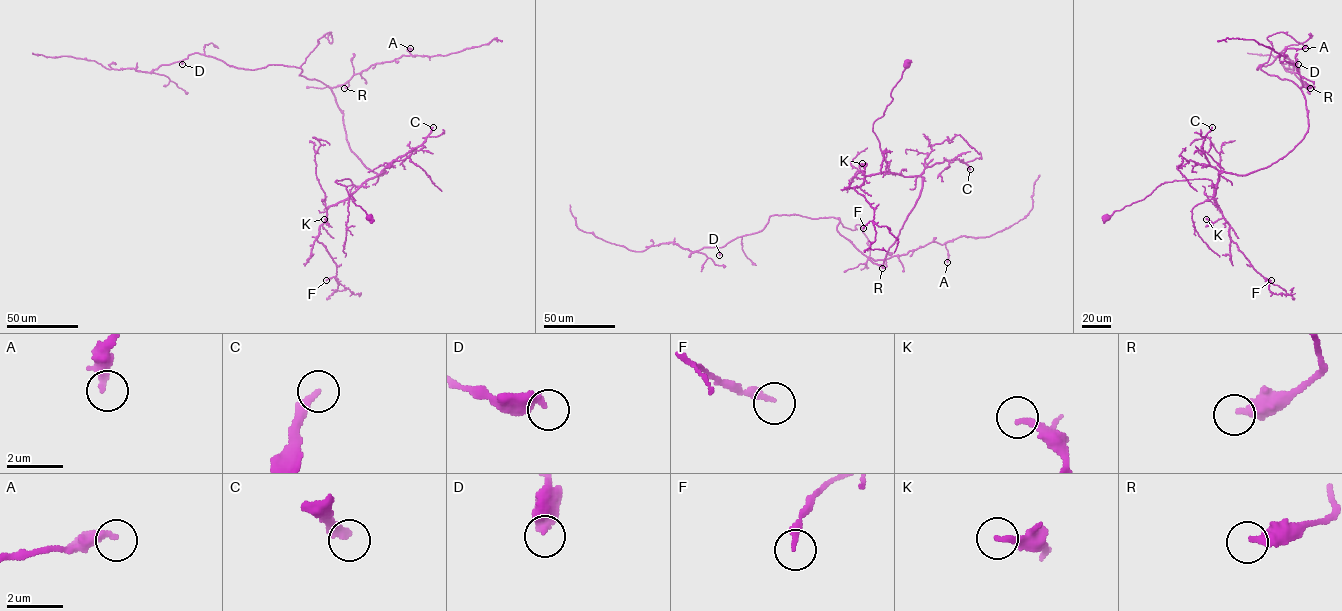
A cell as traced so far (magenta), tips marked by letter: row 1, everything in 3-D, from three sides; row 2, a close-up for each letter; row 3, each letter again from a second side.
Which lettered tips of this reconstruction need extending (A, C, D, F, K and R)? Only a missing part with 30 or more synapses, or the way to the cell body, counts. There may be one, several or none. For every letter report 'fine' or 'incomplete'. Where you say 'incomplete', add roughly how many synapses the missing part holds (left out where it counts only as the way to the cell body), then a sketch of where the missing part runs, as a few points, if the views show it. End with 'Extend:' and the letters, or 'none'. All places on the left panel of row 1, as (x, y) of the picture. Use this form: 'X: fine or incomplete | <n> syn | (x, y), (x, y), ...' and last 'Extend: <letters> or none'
A: fine
C: incomplete | 60 syn | (433, 127), (448, 92), (462, 69), (462, 60), (467, 56), (474, 56), (473, 59)
D: fine
F: fine
K: fine
R: fine
Extend: C

